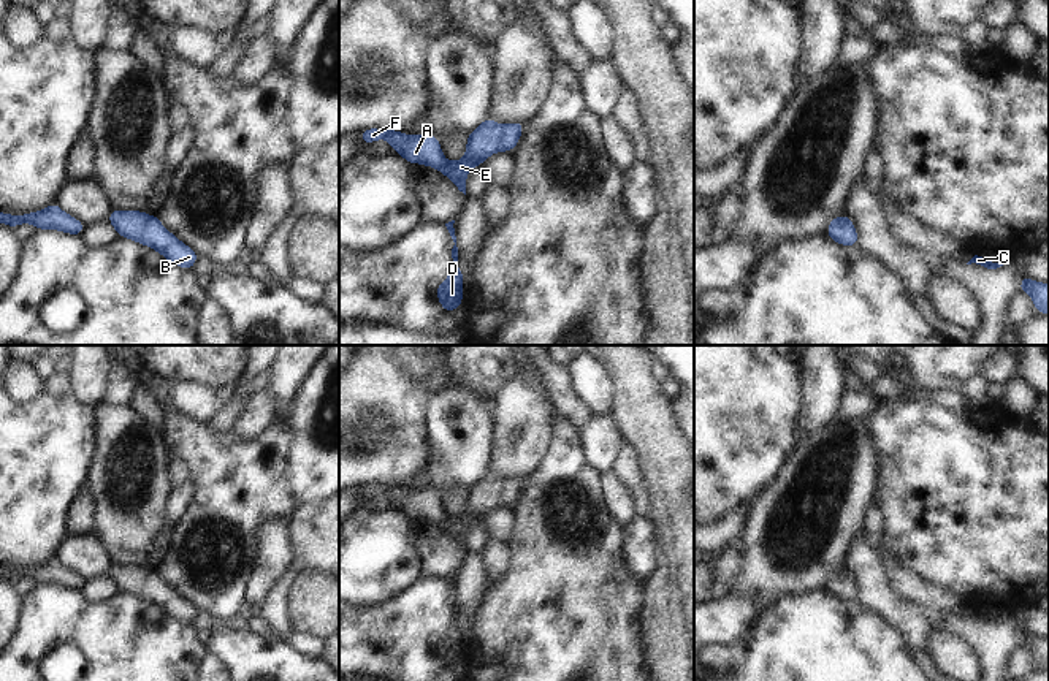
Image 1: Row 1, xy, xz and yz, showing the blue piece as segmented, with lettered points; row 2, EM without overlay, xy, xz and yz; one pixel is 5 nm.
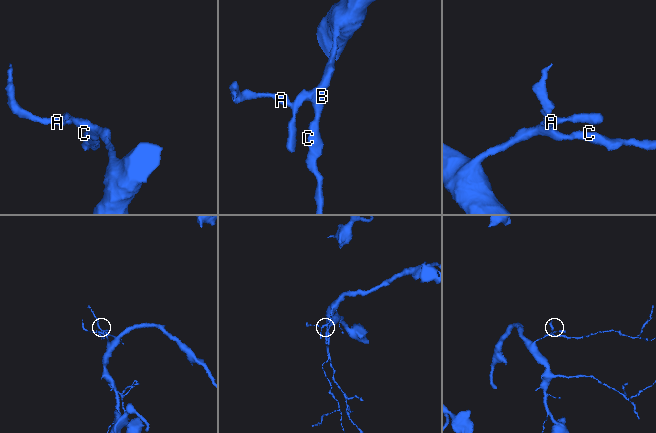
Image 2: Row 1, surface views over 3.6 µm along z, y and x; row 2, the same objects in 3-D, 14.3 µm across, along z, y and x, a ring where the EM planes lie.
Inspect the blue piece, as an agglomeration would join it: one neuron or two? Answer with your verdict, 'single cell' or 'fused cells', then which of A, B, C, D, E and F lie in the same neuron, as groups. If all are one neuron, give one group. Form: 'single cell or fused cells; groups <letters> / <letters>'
single cell; groups A B C D E F

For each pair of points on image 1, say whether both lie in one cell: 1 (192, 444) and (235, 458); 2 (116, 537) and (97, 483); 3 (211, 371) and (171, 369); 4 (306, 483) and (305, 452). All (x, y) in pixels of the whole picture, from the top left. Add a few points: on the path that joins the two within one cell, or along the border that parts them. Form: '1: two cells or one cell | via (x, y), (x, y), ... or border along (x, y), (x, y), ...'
1: one cell | via (203, 450), (213, 458), (224, 458)
2: one cell | via (116, 525), (116, 512), (105, 496)
3: one cell | via (202, 369), (181, 369)
4: one cell | via (306, 475), (306, 460)

